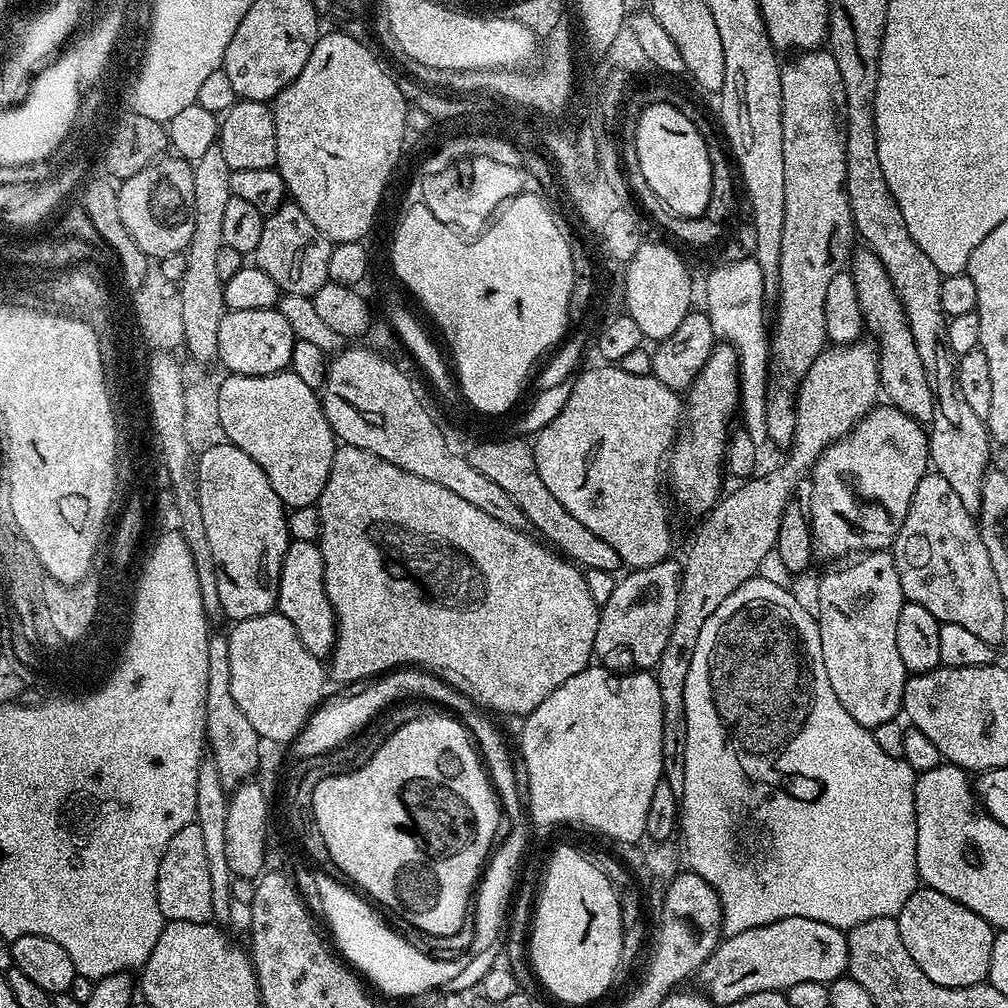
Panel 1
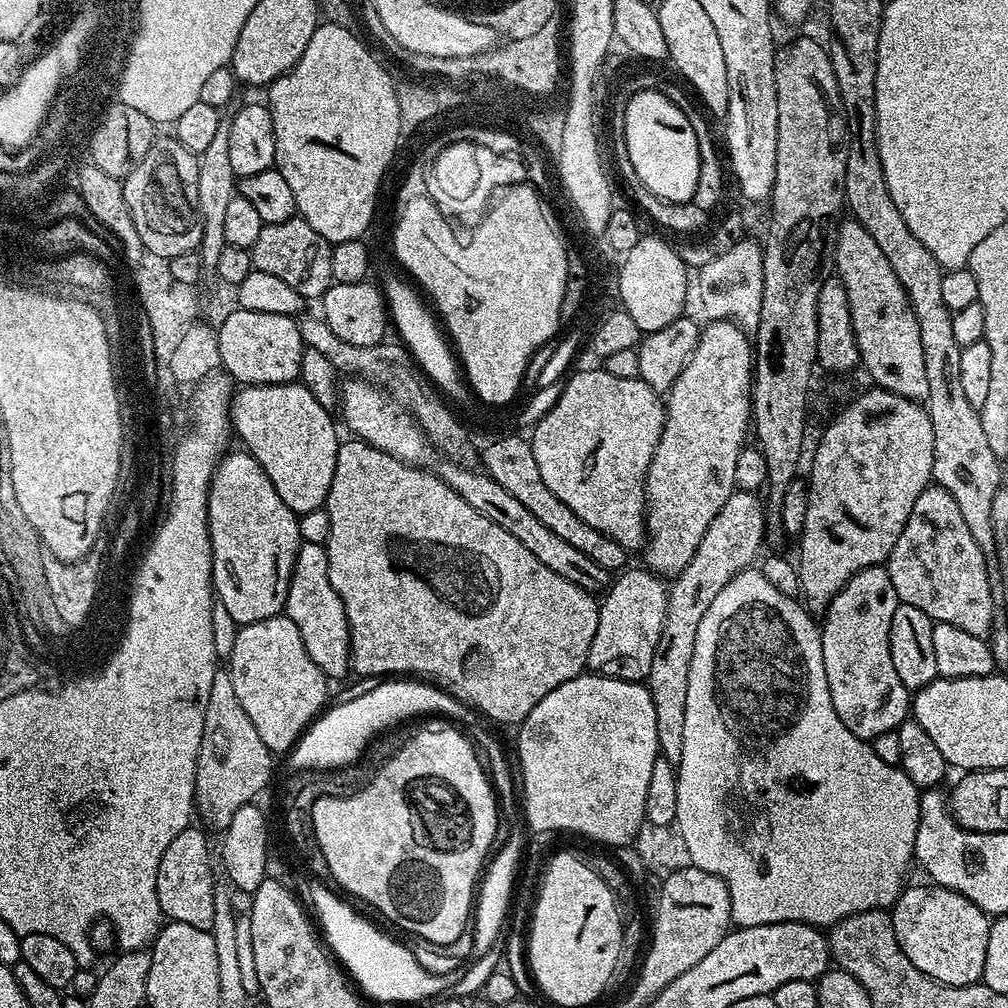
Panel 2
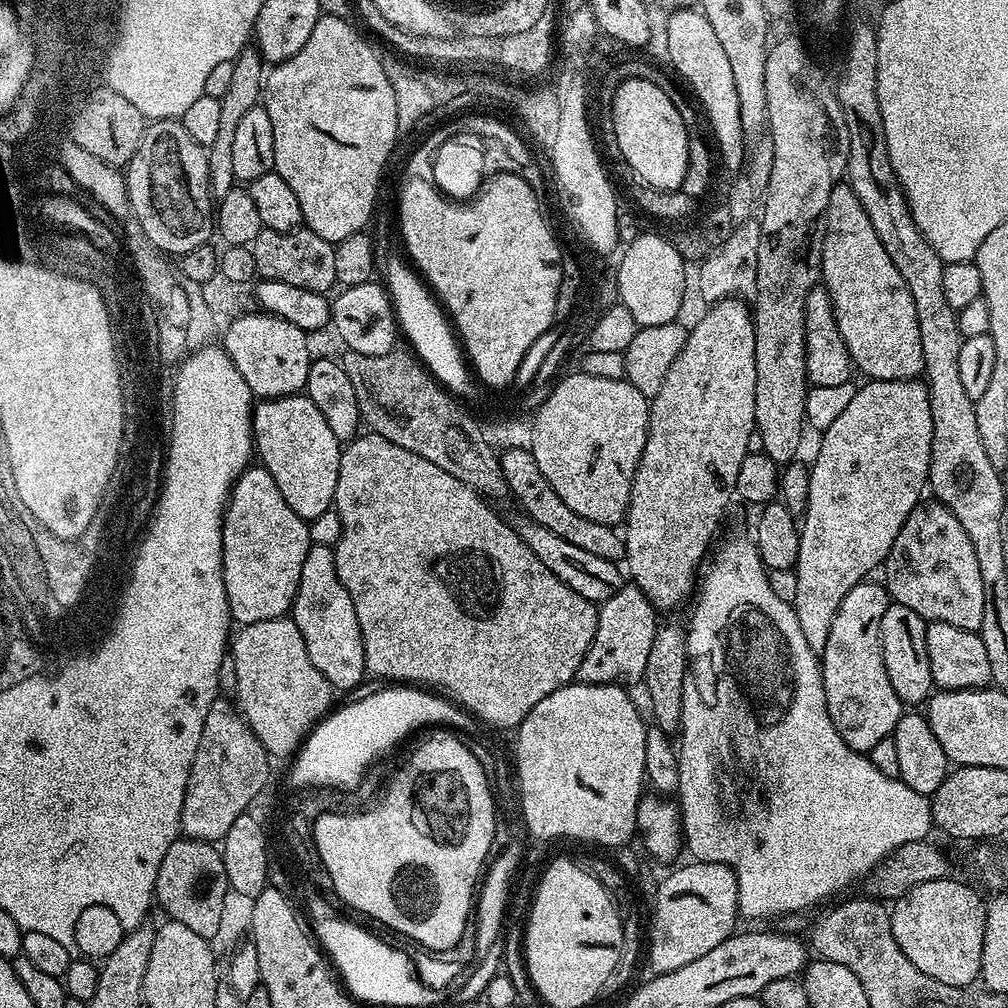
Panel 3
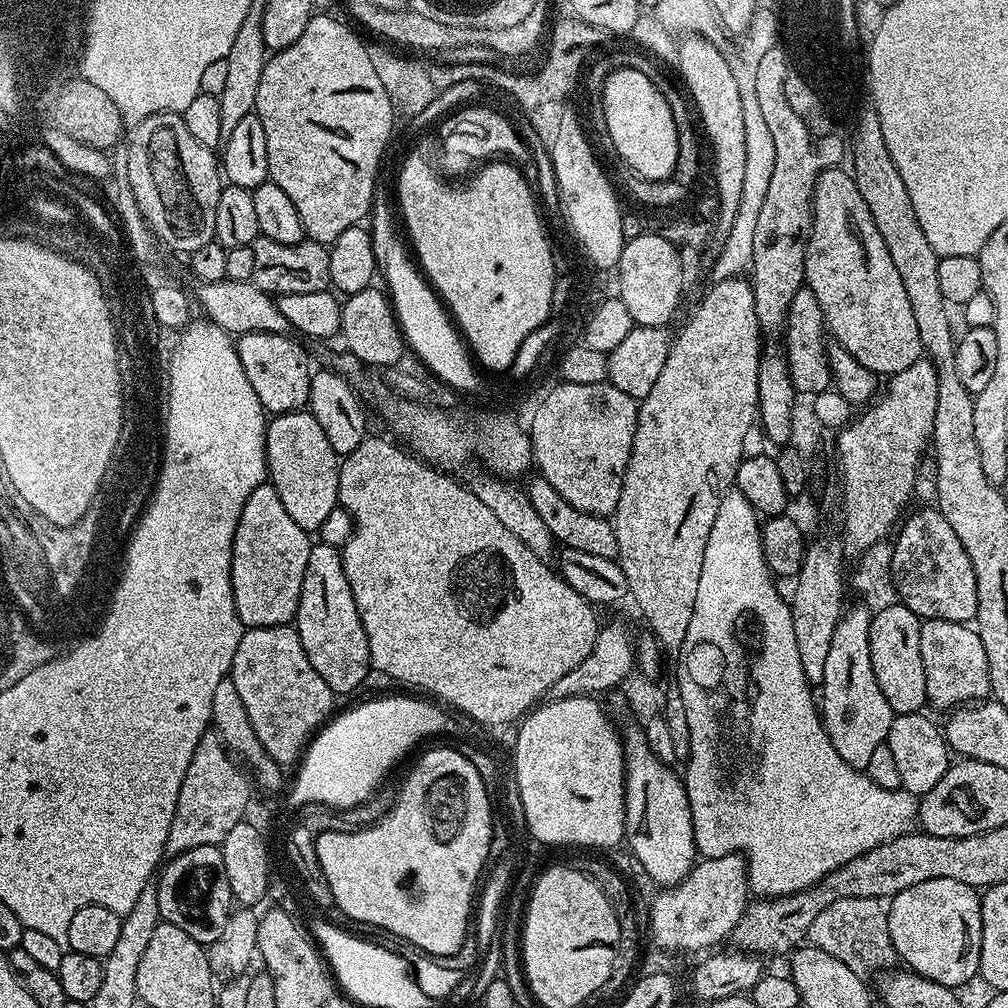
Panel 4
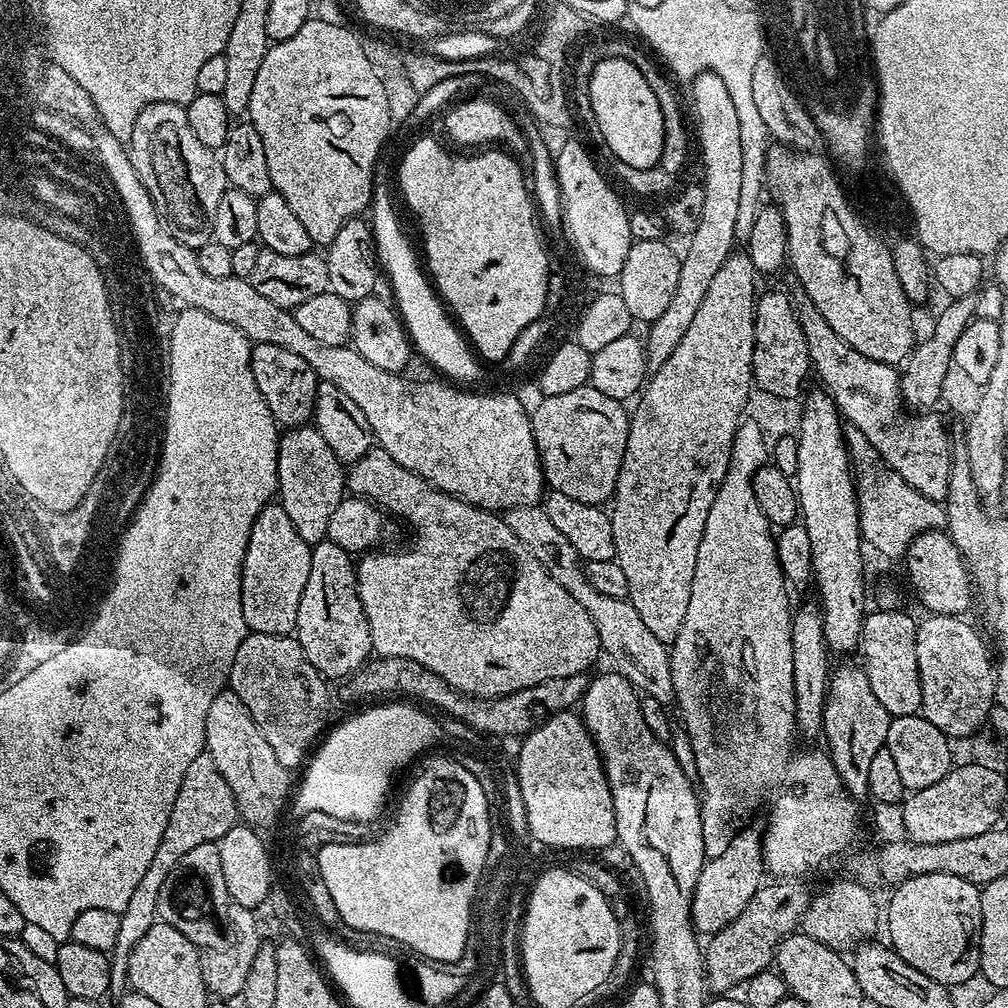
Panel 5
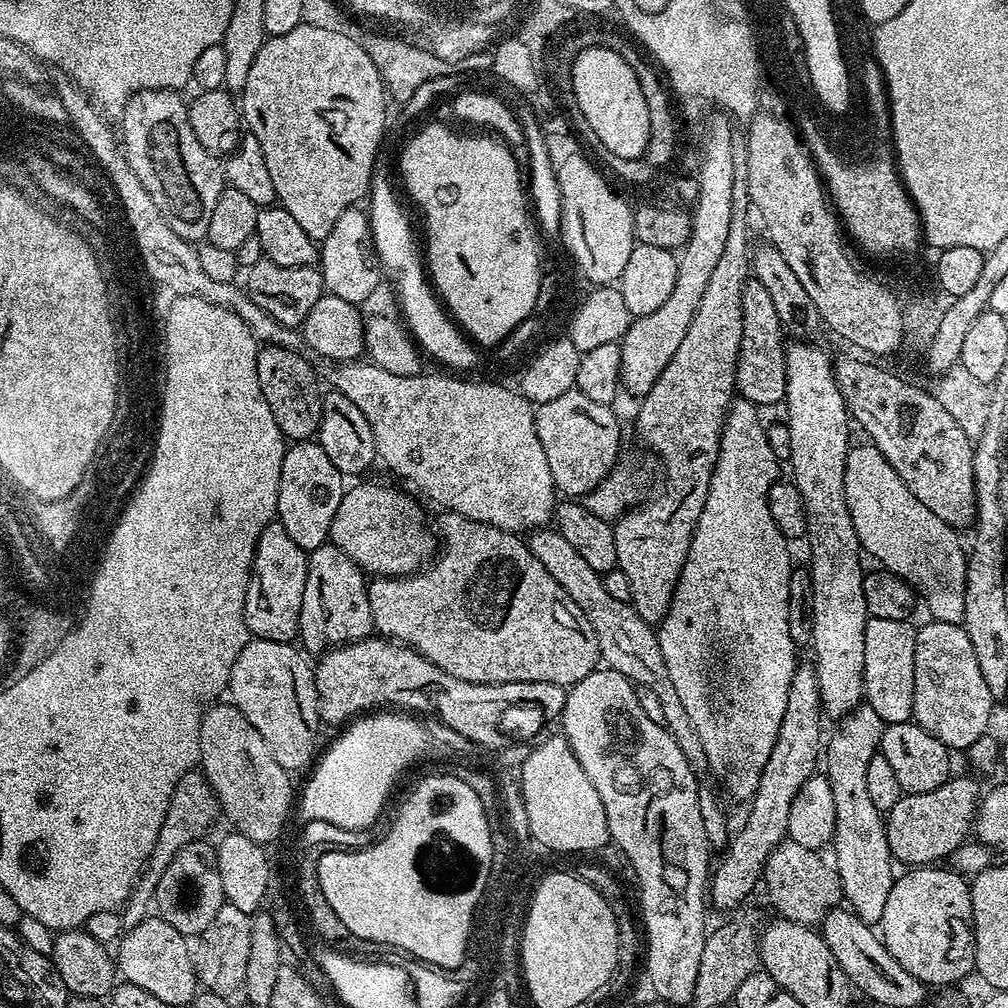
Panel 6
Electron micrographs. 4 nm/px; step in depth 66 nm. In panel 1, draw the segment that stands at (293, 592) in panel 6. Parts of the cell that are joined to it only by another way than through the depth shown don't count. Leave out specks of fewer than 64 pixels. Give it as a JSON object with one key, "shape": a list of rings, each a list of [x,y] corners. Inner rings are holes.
{"shape":[[[229,443],[208,444],[203,451],[205,452],[200,452],[195,461],[194,477],[203,525],[206,526],[206,536],[210,540],[214,568],[217,570],[222,610],[232,622],[265,616],[276,608],[280,571],[290,543],[286,506],[280,501],[278,494],[274,494],[274,486],[270,486],[270,478],[266,478],[262,466],[258,466],[258,462],[254,462],[254,458],[250,458],[250,454],[246,454],[238,446]]]}

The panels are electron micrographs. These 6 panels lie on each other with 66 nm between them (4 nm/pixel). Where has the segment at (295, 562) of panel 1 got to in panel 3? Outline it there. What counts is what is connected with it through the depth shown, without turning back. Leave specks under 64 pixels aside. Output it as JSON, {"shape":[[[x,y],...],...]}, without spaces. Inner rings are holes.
{"shape":[[[312,544],[306,554],[306,560],[302,562],[302,574],[298,582],[298,590],[296,597],[292,603],[292,610],[290,618],[298,626],[298,630],[302,634],[302,642],[306,642],[306,654],[310,654],[310,662],[314,662],[314,666],[318,670],[318,674],[322,674],[322,678],[326,678],[326,682],[334,690],[340,688],[356,688],[360,684],[360,679],[366,676],[366,669],[364,666],[364,651],[362,650],[362,632],[358,626],[358,614],[354,614],[354,602],[350,602],[350,594],[346,594],[346,586],[342,586],[342,582],[338,578],[338,570],[336,569],[336,553],[332,548],[327,548],[321,544]]]}

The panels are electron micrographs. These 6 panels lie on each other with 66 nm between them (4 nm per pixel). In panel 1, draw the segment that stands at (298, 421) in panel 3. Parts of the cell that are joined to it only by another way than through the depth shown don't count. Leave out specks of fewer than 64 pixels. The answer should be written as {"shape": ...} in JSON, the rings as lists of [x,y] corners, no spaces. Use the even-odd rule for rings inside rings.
{"shape":[[[290,370],[269,376],[225,377],[216,392],[214,418],[222,424],[227,443],[238,446],[262,466],[274,494],[289,509],[313,507],[326,486],[338,447],[317,389],[306,386]]]}

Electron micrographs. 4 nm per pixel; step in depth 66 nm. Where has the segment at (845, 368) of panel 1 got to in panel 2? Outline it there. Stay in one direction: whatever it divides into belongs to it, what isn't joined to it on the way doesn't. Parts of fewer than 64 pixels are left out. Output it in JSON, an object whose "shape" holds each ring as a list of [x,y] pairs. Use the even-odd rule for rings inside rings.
{"shape":[[[737,490],[718,512],[702,536],[694,557],[673,579],[669,587],[666,621],[654,650],[653,665],[646,681],[654,702],[661,757],[679,765],[683,749],[683,727],[686,726],[686,689],[689,686],[690,662],[702,615],[710,608],[722,587],[753,564],[765,541],[766,508],[757,493]]]}

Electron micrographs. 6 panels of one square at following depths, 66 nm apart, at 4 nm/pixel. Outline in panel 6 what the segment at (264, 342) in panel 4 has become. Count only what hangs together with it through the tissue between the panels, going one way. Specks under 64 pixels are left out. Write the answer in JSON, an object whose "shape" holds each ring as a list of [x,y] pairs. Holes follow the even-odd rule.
{"shape":[[[264,346],[256,353],[258,386],[264,395],[278,430],[289,441],[307,440],[317,435],[320,426],[322,388],[316,385],[316,372],[310,361],[300,352]]]}

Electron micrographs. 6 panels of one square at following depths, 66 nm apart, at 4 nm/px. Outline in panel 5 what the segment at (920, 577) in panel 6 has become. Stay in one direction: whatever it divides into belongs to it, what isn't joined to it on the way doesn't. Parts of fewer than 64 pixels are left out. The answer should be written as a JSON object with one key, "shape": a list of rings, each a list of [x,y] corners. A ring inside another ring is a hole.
{"shape":[[[852,430],[846,443],[851,463],[858,473],[856,498],[860,501],[860,534],[884,556],[903,557],[912,540],[921,532],[940,530],[947,525],[948,513],[943,503],[926,498],[914,490],[891,468],[882,466],[880,456],[870,446],[866,434]]]}

